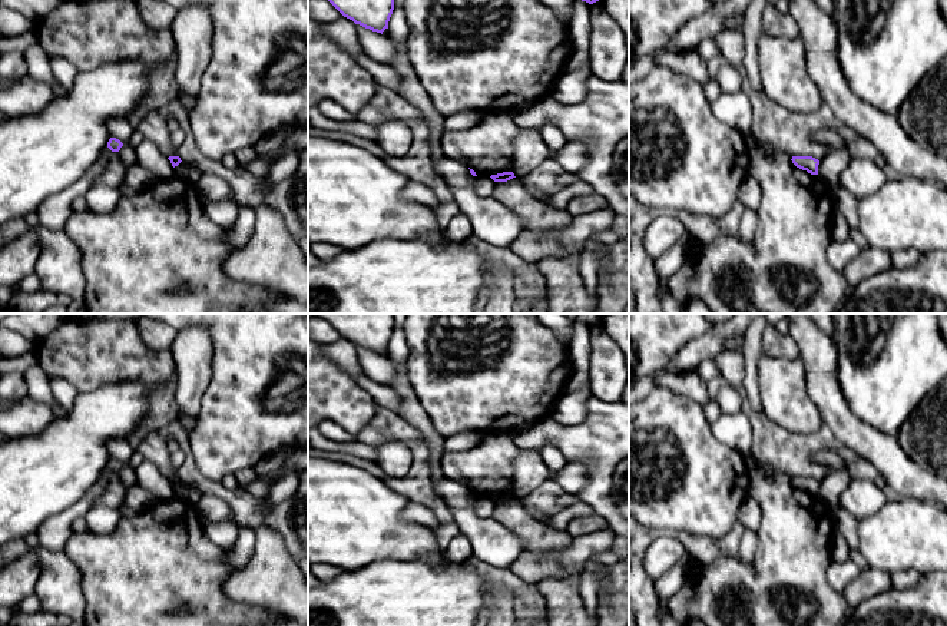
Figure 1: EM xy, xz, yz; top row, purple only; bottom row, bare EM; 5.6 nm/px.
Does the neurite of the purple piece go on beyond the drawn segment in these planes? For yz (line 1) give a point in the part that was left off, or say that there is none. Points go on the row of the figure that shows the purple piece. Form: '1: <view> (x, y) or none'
1: none

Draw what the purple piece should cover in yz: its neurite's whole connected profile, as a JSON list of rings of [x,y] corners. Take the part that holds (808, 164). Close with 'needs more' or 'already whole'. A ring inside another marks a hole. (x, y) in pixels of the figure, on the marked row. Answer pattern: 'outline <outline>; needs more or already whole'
outline [[[792,156],[792,163],[811,175],[818,175],[819,160],[812,156]]]; already whole

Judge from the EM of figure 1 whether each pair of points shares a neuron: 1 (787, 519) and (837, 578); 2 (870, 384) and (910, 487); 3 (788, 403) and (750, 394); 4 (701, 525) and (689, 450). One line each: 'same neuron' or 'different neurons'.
1: different neurons
2: different neurons
3: different neurons
4: same neuron

